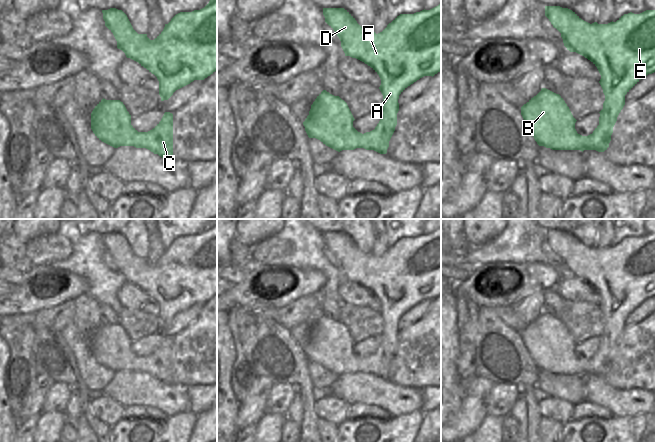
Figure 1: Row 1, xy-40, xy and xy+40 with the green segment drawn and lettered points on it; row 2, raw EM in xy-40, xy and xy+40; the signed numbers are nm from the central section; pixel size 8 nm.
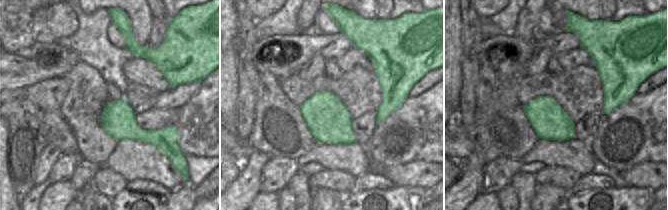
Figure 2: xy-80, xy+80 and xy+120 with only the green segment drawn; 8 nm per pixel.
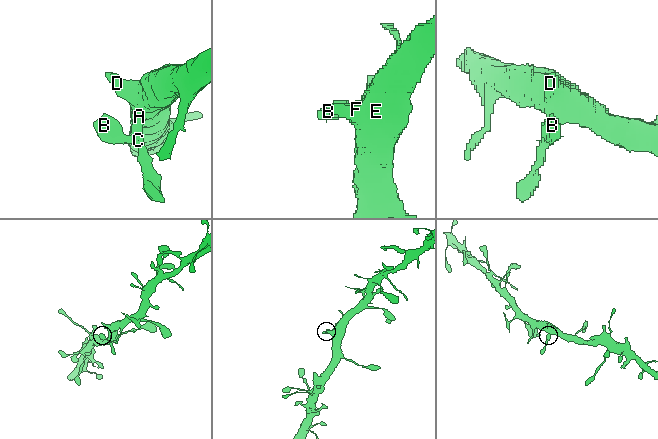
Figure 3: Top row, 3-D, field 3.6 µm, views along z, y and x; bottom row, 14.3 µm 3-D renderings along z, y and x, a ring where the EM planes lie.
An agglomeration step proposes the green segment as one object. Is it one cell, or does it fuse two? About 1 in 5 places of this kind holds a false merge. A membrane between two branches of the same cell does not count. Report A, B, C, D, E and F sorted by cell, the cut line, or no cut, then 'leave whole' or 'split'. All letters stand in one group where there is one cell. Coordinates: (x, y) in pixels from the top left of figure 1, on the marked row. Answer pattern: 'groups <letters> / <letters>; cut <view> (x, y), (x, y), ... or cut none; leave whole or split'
groups A B C D E F; cut none; leave whole

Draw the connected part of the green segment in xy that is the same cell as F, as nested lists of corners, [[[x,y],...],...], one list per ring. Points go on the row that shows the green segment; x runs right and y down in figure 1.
[[[441,4],[414,14],[400,14],[380,33],[362,28],[344,8],[323,8],[325,22],[341,41],[345,56],[356,58],[370,66],[380,77],[383,95],[381,119],[374,130],[364,134],[353,127],[355,120],[347,103],[339,96],[323,90],[311,105],[303,122],[309,138],[316,138],[326,146],[340,152],[364,148],[386,154],[389,141],[397,125],[399,95],[424,76],[434,76],[441,71]]]

